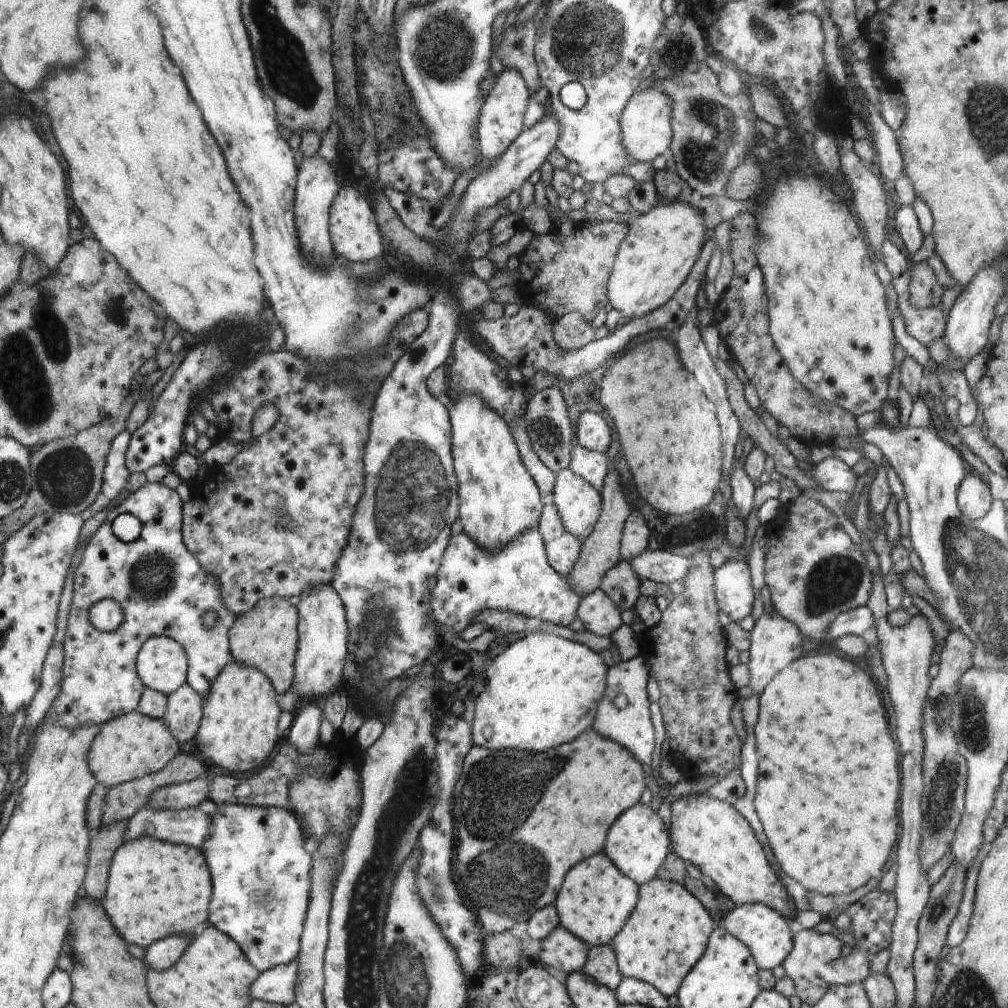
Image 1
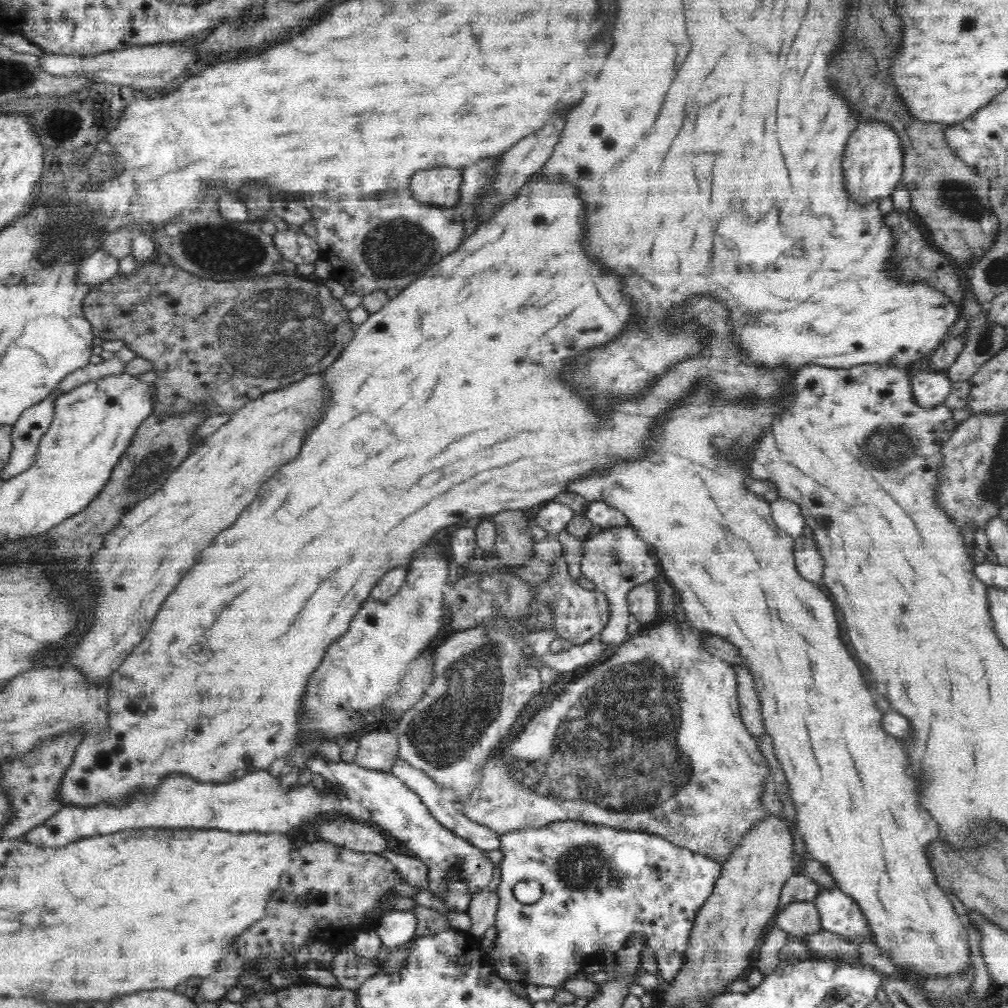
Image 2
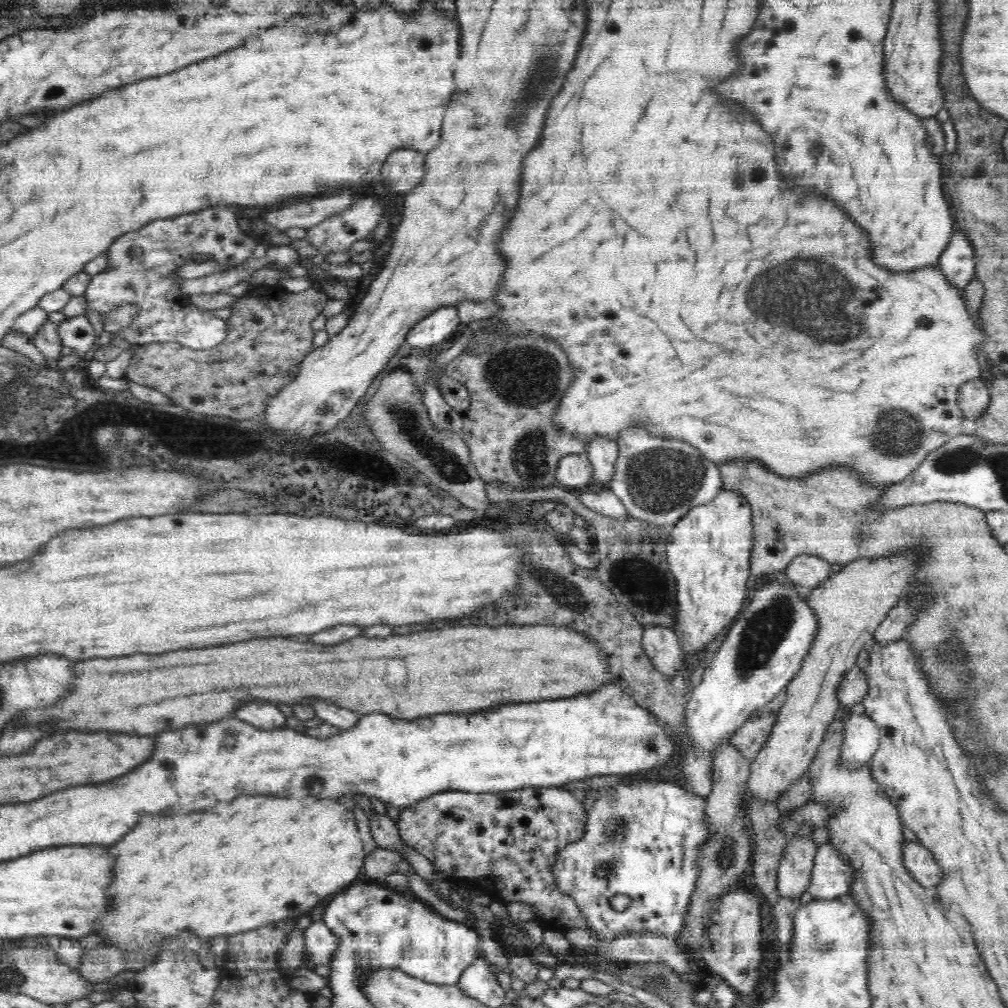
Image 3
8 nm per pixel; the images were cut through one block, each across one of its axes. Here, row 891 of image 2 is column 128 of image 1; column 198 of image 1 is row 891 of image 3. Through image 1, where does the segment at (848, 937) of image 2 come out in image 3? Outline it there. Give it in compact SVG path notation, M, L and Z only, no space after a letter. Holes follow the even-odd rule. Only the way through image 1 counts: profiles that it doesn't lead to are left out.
M828 844L816 850L808 890L813 900L840 900L848 895L850 870Z

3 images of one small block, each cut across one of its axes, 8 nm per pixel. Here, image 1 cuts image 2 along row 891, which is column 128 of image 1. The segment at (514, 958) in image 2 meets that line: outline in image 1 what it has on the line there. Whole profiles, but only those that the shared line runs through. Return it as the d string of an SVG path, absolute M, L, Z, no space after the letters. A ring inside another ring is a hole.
M148 482L146 487L135 491L114 510L90 540L82 565L76 574L75 596L67 637L67 661L64 668L64 683L61 696L55 701L48 719L60 717L64 725L74 729L83 725L106 725L124 714L136 711L143 700L146 686L138 671L139 653L148 640L155 637L171 637L187 650L191 668L189 684L202 696L213 692L220 674L229 666L233 656L231 631L239 616L227 606L223 594L223 582L210 573L198 556L188 549L184 537L185 504L182 496L162 483ZM131 513L143 523L143 534L139 540L123 542L114 533L114 522L120 514ZM113 599L120 602L126 614L126 621L115 632L104 633L97 630L90 621L90 610L102 600ZM208 612L215 613L218 621L214 627L204 621Z

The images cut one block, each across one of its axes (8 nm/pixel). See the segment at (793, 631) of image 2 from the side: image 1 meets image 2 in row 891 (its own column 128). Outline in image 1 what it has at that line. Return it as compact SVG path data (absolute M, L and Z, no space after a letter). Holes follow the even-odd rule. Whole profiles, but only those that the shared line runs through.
M144 835L128 841L118 850L103 906L128 943L150 949L171 935L188 935L194 940L211 921L211 903L214 896L215 878L204 850Z

